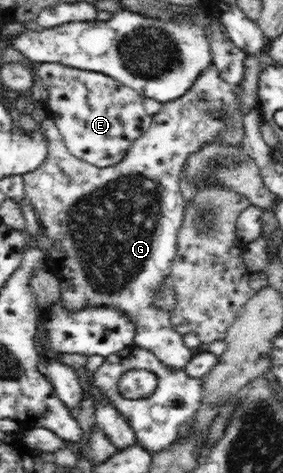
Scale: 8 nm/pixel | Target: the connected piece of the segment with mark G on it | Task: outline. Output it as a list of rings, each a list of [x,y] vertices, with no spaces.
[[[213,66],[201,71],[184,96],[162,103],[160,112],[152,115],[150,128],[132,142],[123,160],[106,168],[98,168],[70,154],[60,130],[47,117],[40,124],[48,147],[45,161],[36,170],[23,174],[25,196],[52,245],[45,263],[50,272],[59,278],[63,307],[74,312],[101,306],[120,306],[120,311],[124,310],[129,318],[136,318],[135,326],[140,326],[140,330],[135,330],[136,342],[131,342],[131,346],[153,352],[168,369],[184,369],[193,357],[192,349],[183,341],[183,335],[174,330],[169,314],[152,306],[152,290],[156,290],[160,282],[165,282],[164,278],[169,280],[178,252],[178,233],[186,207],[178,187],[178,174],[190,152],[199,151],[213,140],[226,146],[246,146],[245,112],[238,94],[233,90],[234,86],[222,80]]]

